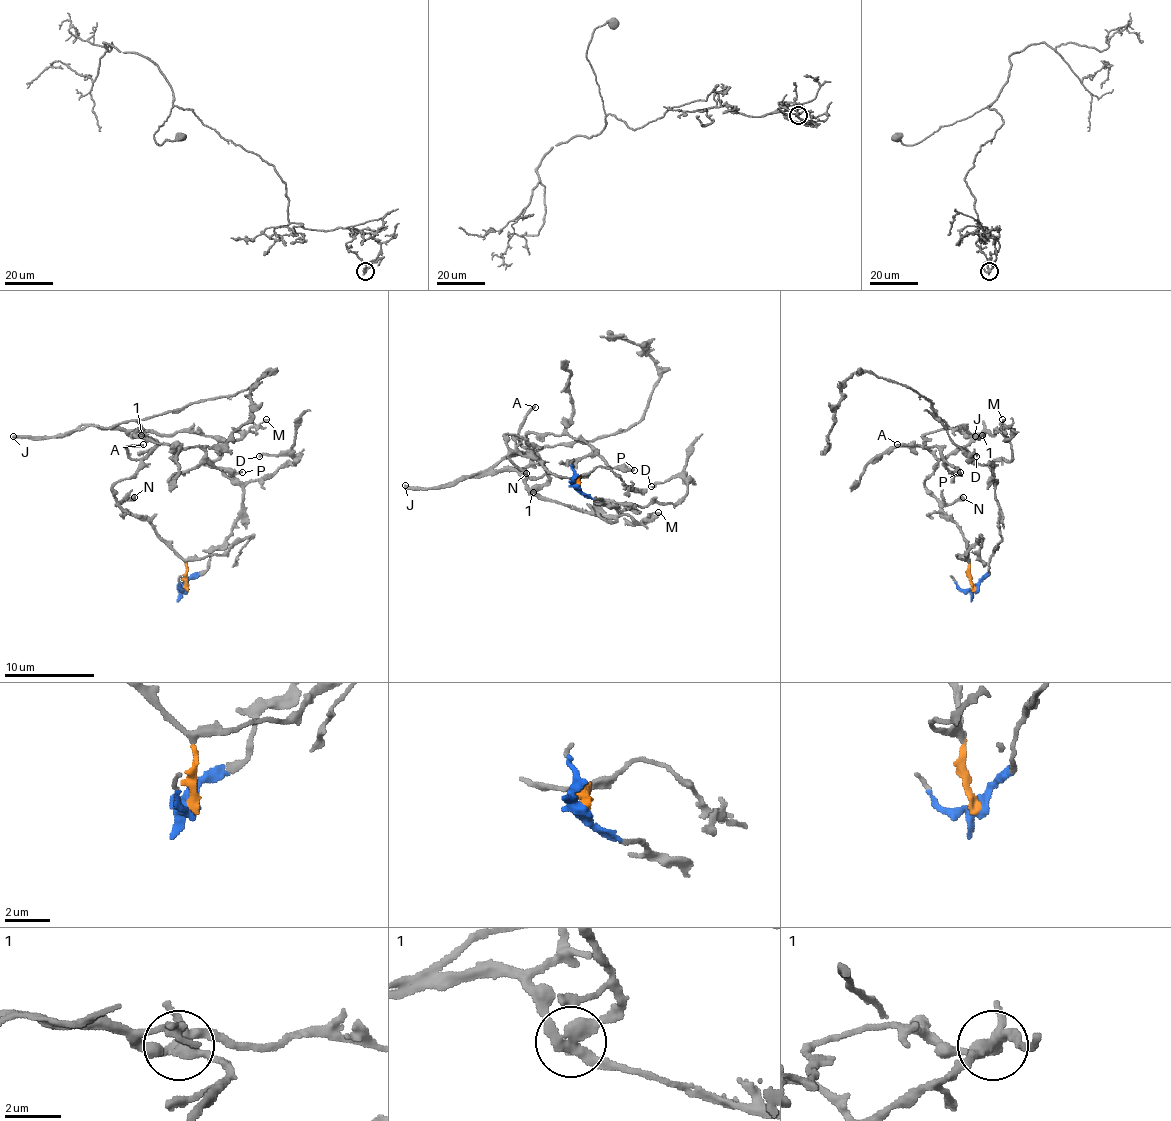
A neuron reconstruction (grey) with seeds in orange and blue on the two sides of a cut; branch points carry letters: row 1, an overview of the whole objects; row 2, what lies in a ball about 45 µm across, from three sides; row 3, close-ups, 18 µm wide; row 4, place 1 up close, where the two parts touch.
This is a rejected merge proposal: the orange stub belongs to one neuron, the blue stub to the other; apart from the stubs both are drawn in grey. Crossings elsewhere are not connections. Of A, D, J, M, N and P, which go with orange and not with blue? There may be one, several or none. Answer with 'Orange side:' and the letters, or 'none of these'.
Orange side: A, N

